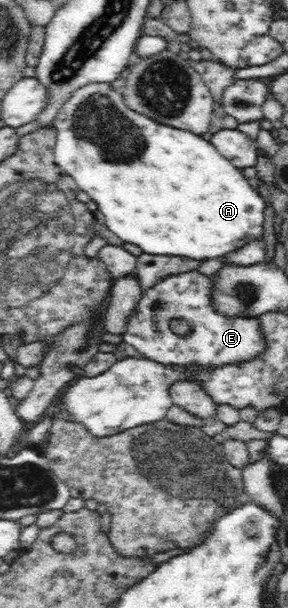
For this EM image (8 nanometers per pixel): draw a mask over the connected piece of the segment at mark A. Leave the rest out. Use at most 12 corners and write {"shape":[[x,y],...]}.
{"shape":[[107,83],[51,122],[103,229],[153,256],[262,242],[265,201],[208,140]]}

